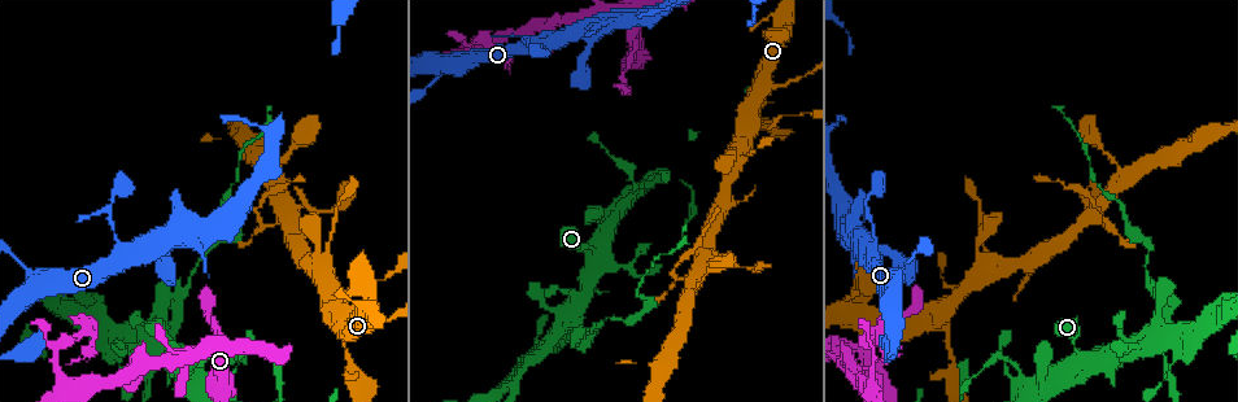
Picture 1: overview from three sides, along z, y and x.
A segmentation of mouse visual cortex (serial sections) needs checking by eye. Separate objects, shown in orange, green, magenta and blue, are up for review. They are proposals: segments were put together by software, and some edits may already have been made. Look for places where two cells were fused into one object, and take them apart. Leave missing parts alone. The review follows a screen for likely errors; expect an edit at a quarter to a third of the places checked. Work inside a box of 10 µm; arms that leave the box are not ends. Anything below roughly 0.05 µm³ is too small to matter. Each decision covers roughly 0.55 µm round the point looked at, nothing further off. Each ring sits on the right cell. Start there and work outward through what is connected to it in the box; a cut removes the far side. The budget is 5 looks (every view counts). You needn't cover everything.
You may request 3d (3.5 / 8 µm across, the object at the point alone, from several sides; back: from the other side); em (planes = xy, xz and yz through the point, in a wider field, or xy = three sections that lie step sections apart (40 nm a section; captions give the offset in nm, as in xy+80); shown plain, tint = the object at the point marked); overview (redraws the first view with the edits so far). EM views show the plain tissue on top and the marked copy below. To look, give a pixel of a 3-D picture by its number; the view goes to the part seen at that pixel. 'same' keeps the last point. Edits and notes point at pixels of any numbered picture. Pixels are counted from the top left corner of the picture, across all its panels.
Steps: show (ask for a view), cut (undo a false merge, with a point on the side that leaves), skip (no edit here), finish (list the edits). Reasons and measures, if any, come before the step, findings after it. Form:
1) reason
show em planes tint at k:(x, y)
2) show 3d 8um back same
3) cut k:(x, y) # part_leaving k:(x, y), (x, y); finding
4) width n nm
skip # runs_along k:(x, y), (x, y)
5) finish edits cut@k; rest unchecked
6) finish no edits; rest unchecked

four or more arms meet
show 3d 3.5um at 1:(1083, 357)

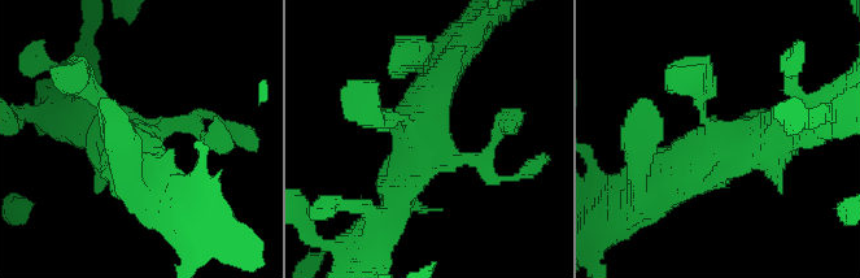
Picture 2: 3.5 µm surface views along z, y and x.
arms 4; arm_widths 150, 250, 450, 500 nm
show em xy step 2 tint at 2:(717, 138)

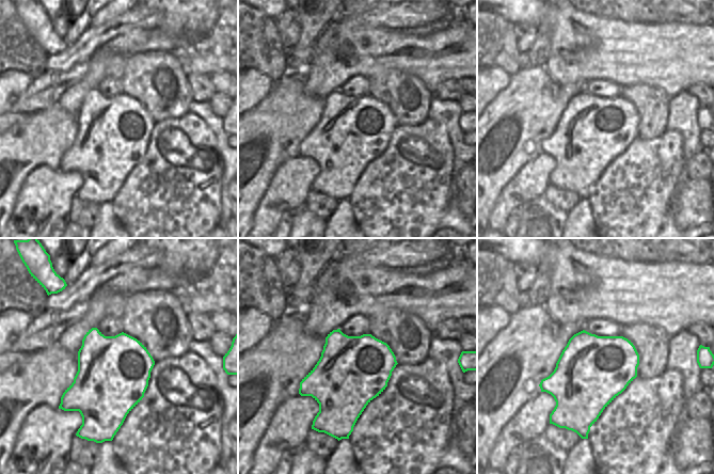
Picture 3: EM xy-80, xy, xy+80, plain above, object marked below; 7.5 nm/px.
width 500 nm
skip # runs_along 2:(689, 75), (732, 151), (781, 135); continuous, no second cell

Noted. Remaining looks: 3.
branch point
show 3d 8um at 1:(522, 371)

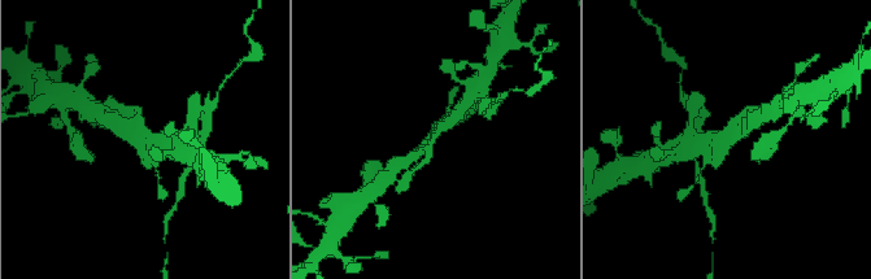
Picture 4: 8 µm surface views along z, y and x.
need the tissue
show em xy step 1 tint same

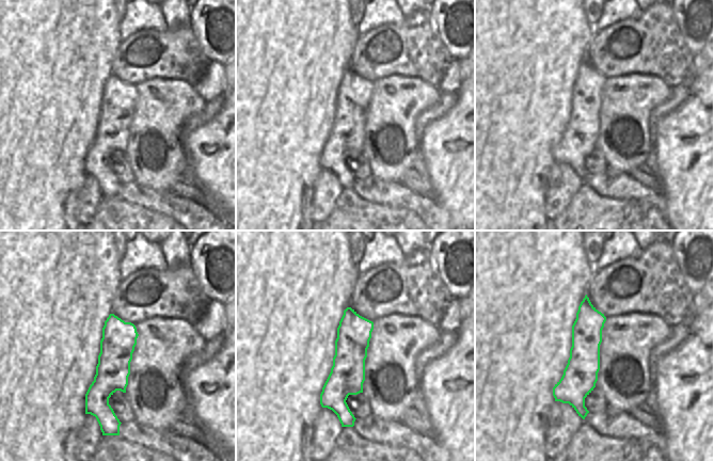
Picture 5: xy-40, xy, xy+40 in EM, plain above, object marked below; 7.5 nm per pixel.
width 260 nm
skip # runs_along 4:(462, 109), (409, 160); one cell here

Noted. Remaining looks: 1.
finish no edits; rest unchecked

